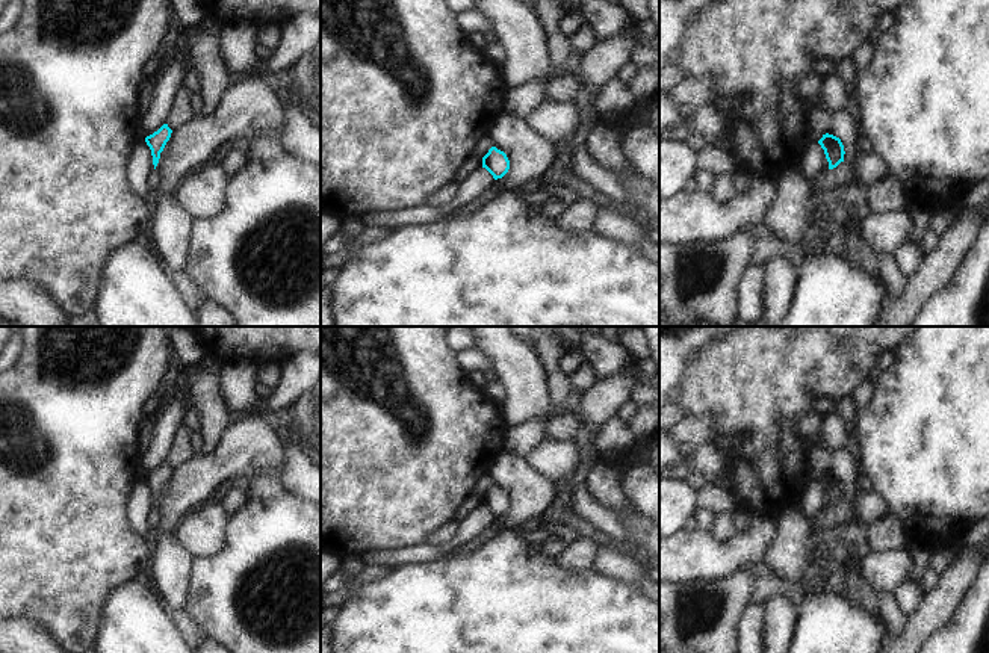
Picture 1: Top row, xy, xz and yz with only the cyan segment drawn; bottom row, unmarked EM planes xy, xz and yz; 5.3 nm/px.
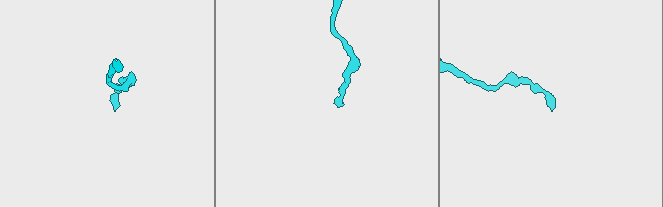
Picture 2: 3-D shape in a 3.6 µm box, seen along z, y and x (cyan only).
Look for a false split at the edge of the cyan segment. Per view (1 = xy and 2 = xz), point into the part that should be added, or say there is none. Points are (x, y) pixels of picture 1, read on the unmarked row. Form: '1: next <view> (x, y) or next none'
1: next none
2: next none

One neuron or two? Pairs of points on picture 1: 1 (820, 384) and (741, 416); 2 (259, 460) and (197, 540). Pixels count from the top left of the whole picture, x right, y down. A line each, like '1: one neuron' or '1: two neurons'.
1: one neuron
2: two neurons

